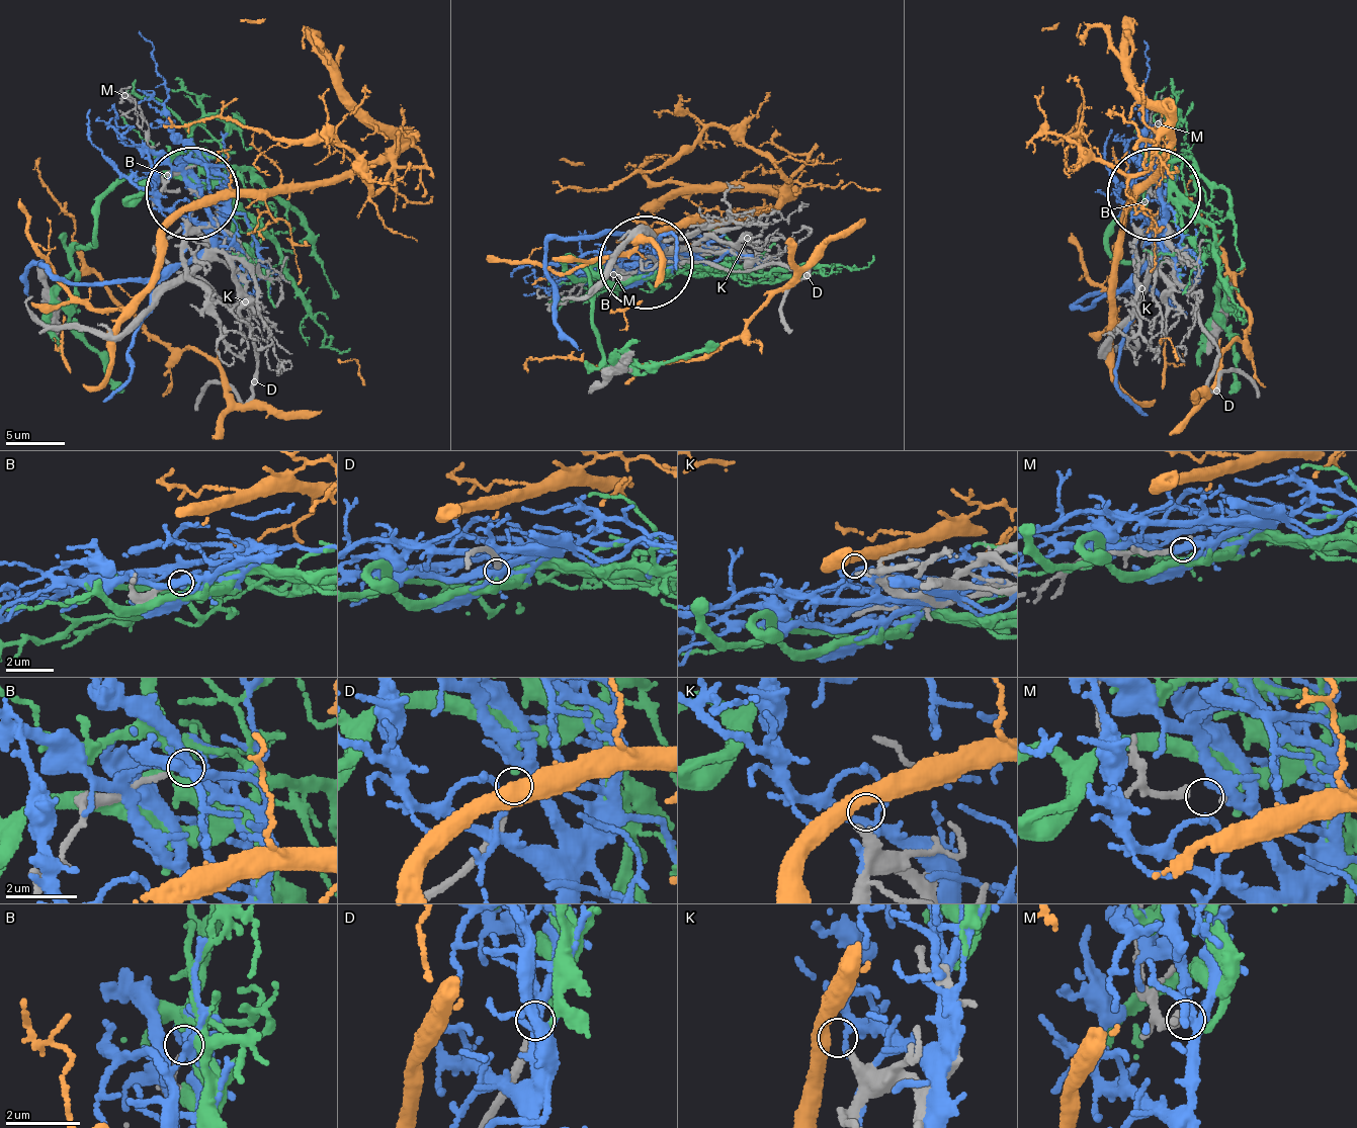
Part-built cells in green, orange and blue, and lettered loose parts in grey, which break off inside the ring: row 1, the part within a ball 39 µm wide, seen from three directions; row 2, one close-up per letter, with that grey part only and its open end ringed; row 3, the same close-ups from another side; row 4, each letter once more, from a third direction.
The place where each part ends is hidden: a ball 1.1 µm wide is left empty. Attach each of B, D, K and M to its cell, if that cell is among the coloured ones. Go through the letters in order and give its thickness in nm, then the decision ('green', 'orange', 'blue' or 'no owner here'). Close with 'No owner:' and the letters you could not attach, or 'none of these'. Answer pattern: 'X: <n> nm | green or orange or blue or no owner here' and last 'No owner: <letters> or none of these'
B: 110 nm | no owner here
D: 200 nm | green
K: 320 nm | no owner here
M: 190 nm | blue
No owner: B, K

